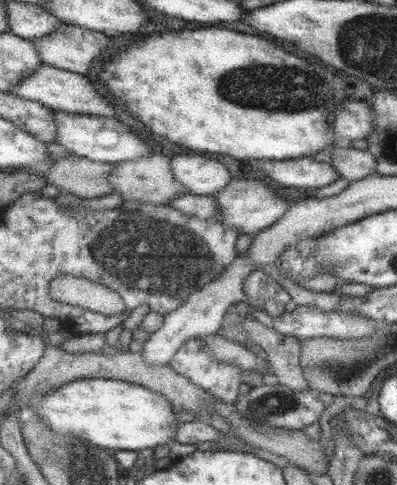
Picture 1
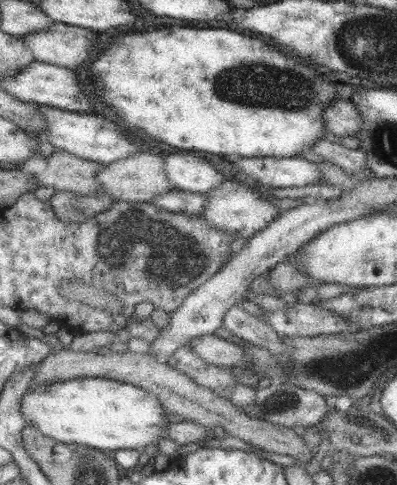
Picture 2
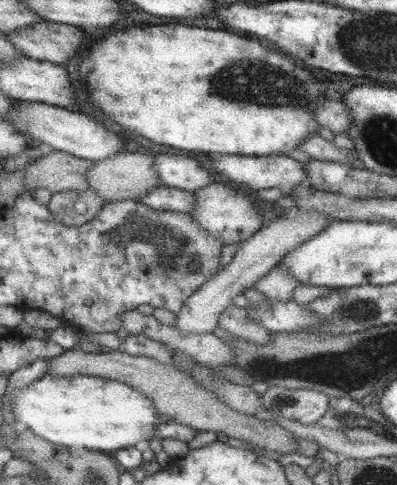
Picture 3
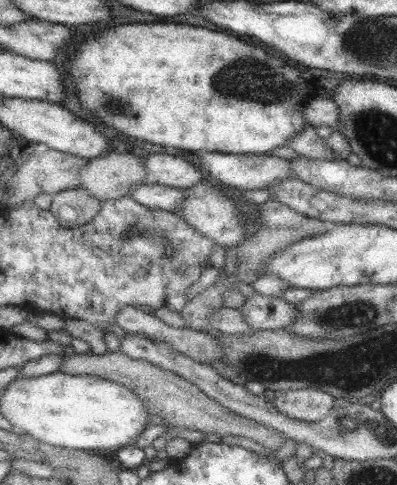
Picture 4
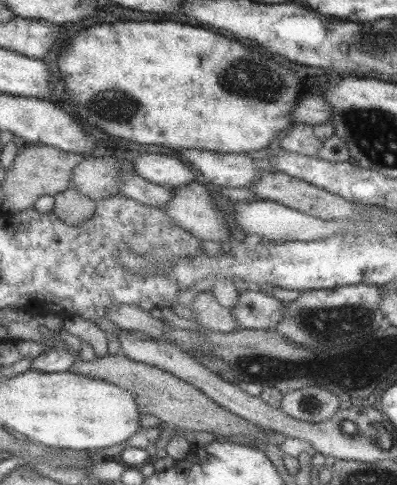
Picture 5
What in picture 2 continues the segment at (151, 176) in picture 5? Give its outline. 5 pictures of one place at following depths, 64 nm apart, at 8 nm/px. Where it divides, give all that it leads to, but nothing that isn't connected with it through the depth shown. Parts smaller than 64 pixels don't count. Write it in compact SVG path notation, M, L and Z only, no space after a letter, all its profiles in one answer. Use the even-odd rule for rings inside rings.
M169 154L165 158L165 176L175 190L205 196L225 182L223 174L197 154Z

